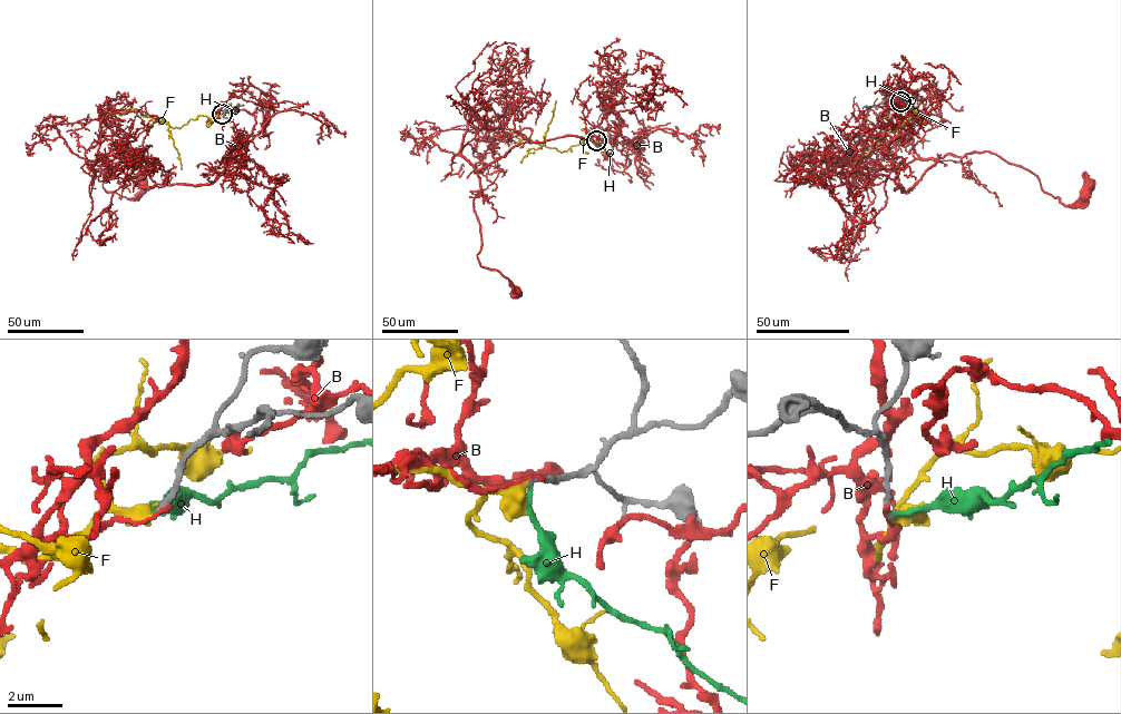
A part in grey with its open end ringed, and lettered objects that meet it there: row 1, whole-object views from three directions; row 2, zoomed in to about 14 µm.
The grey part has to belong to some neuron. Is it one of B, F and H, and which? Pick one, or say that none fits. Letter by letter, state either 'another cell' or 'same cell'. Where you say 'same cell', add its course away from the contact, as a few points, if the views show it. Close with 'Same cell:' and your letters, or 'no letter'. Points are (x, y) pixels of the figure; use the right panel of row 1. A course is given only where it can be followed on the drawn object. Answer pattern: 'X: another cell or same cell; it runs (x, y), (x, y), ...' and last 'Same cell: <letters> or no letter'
B: another cell
F: same cell; it runs (900, 101), (902, 107), (906, 103), (914, 108), (909, 119), (894, 95), (885, 104)
H: another cell
Same cell: F

